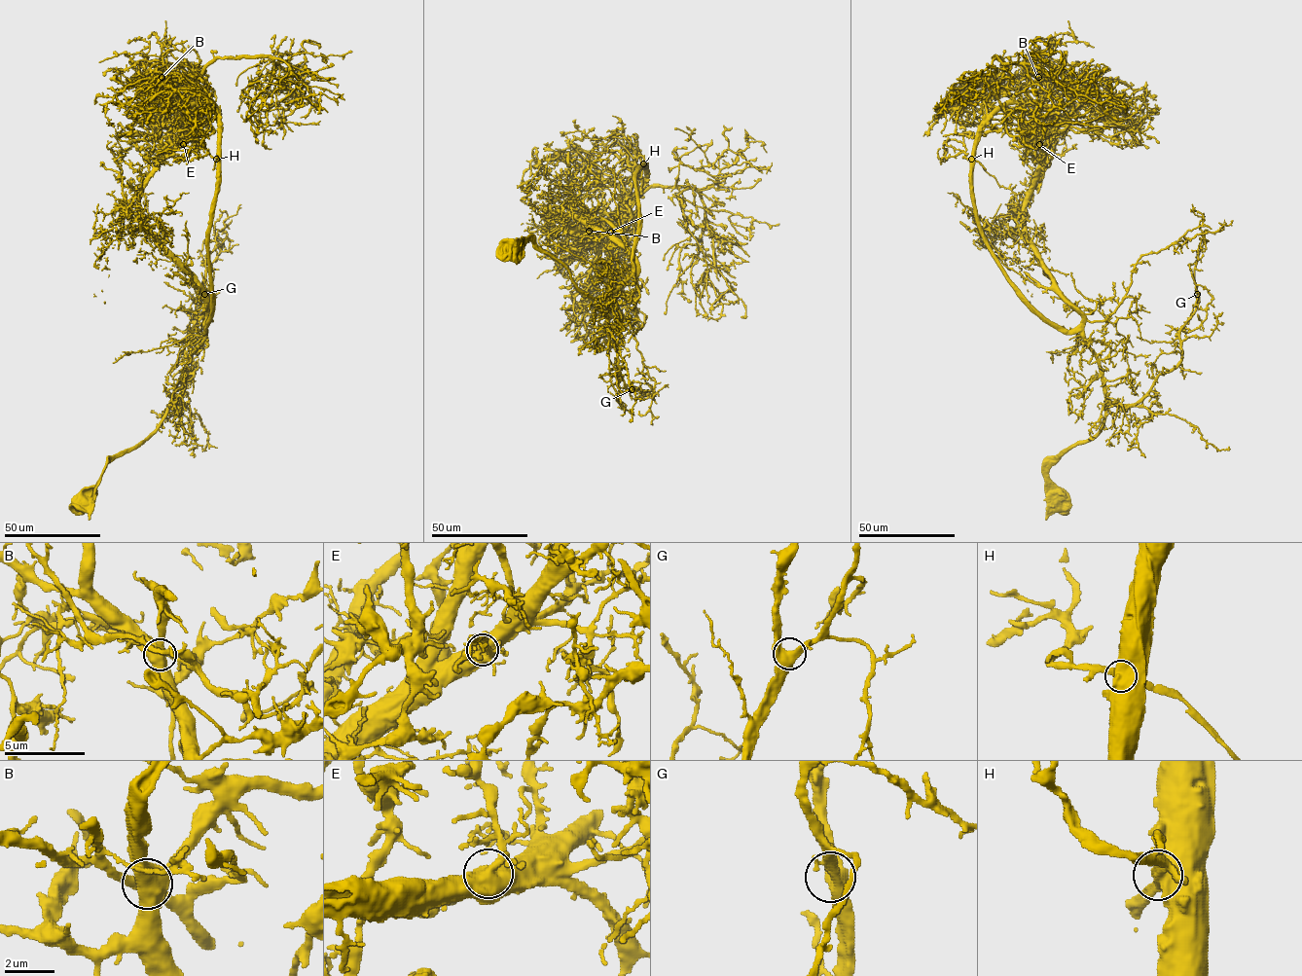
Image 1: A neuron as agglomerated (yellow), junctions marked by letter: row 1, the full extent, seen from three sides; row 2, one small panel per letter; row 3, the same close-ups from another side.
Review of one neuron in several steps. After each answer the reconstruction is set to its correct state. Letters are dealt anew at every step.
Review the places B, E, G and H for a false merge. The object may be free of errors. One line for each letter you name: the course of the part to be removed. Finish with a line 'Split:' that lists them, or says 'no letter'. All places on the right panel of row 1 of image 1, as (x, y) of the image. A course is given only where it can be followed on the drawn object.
H: Course of the part to remove: (971, 160), (964, 159), (963, 152), (946, 157), (946, 149), (943, 155)
Split: H

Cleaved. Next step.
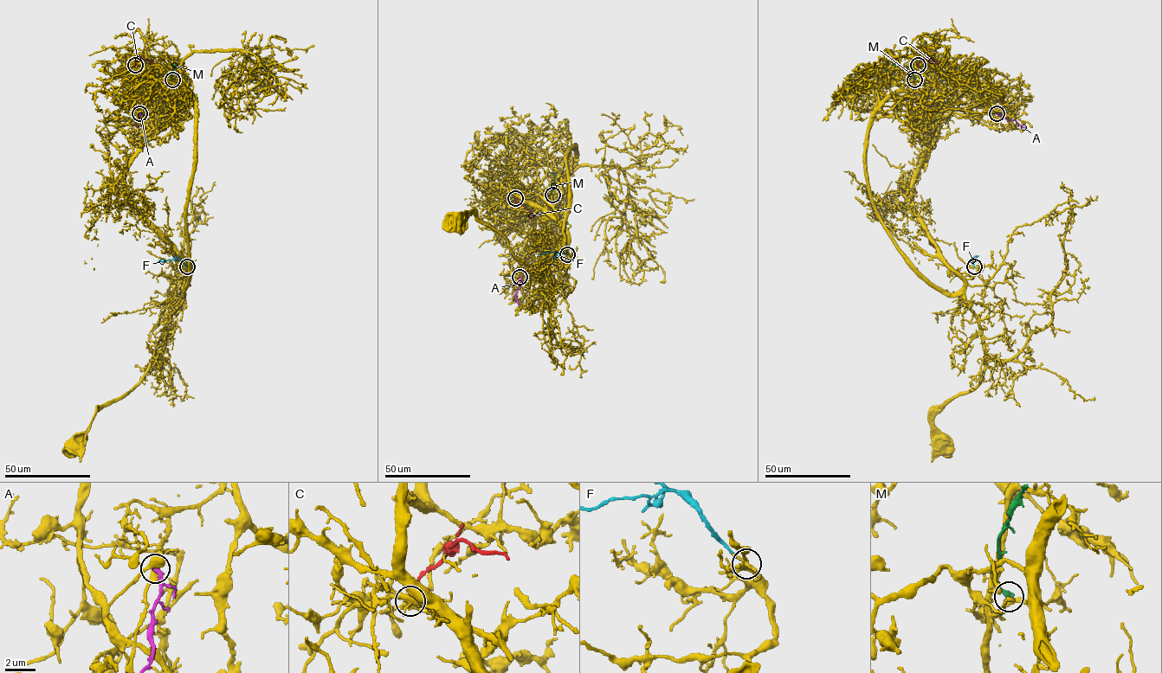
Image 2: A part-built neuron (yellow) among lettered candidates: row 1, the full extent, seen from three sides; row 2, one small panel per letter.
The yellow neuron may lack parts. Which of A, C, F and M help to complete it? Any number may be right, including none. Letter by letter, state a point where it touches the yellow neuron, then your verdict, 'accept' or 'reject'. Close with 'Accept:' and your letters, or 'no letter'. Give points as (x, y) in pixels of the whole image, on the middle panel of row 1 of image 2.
A: (519, 277) | accept
C: (515, 198) | reject
F: (567, 254) | accept
M: (552, 195) | reject
Accept: A, F

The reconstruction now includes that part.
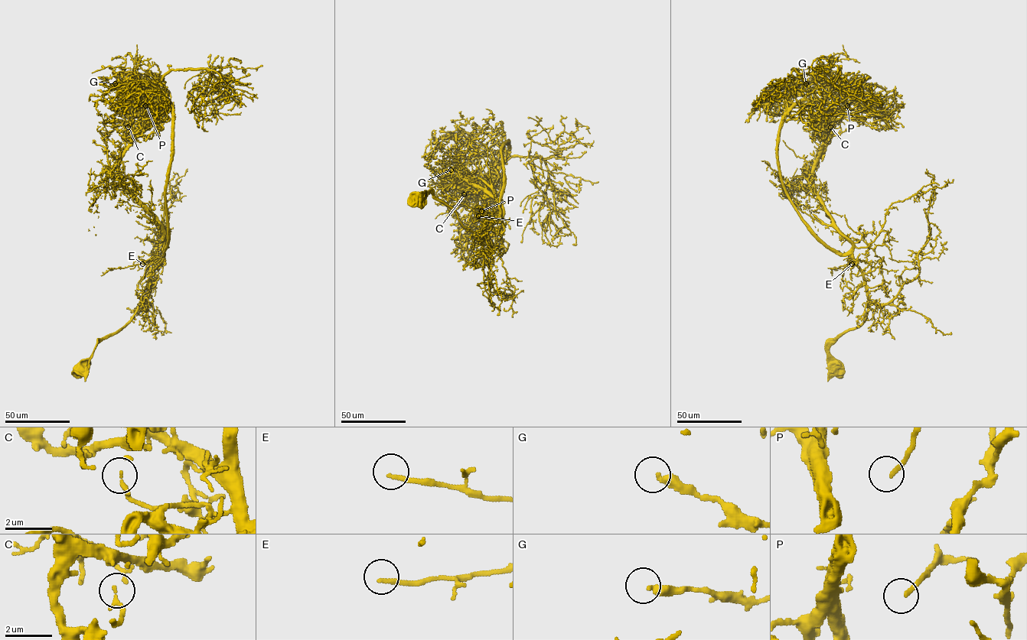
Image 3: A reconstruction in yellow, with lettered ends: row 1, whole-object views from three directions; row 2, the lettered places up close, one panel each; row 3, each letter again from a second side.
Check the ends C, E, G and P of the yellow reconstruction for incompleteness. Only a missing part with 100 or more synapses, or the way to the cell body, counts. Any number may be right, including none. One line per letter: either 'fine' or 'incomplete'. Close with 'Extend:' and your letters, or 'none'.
C: fine
E: incomplete
G: fine
P: fine
Extend: E

